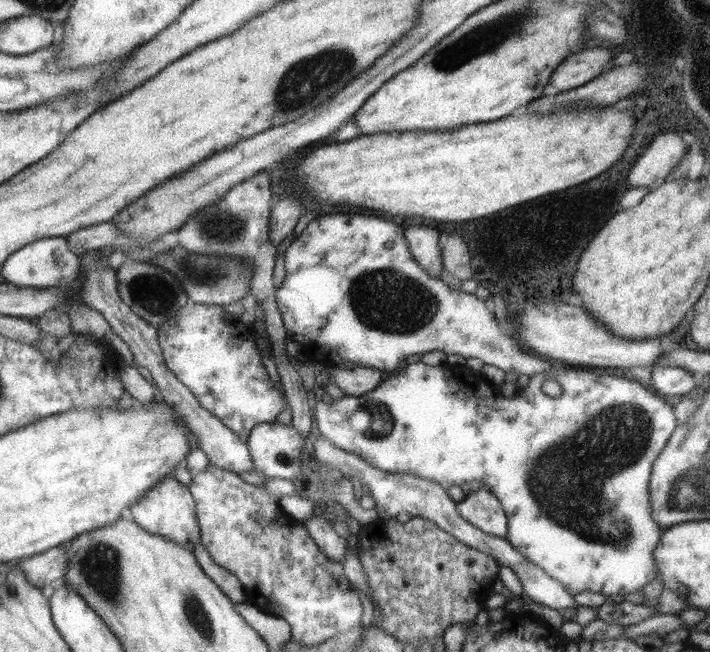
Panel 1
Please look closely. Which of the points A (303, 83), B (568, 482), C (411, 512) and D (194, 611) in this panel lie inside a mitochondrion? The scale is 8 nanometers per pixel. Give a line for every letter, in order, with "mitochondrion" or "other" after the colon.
A: mitochondrion
B: mitochondrion
C: other
D: mitochondrion

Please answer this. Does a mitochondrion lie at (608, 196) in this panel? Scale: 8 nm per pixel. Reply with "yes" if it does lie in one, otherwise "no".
no

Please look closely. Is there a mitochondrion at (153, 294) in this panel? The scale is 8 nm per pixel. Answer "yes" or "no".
yes

